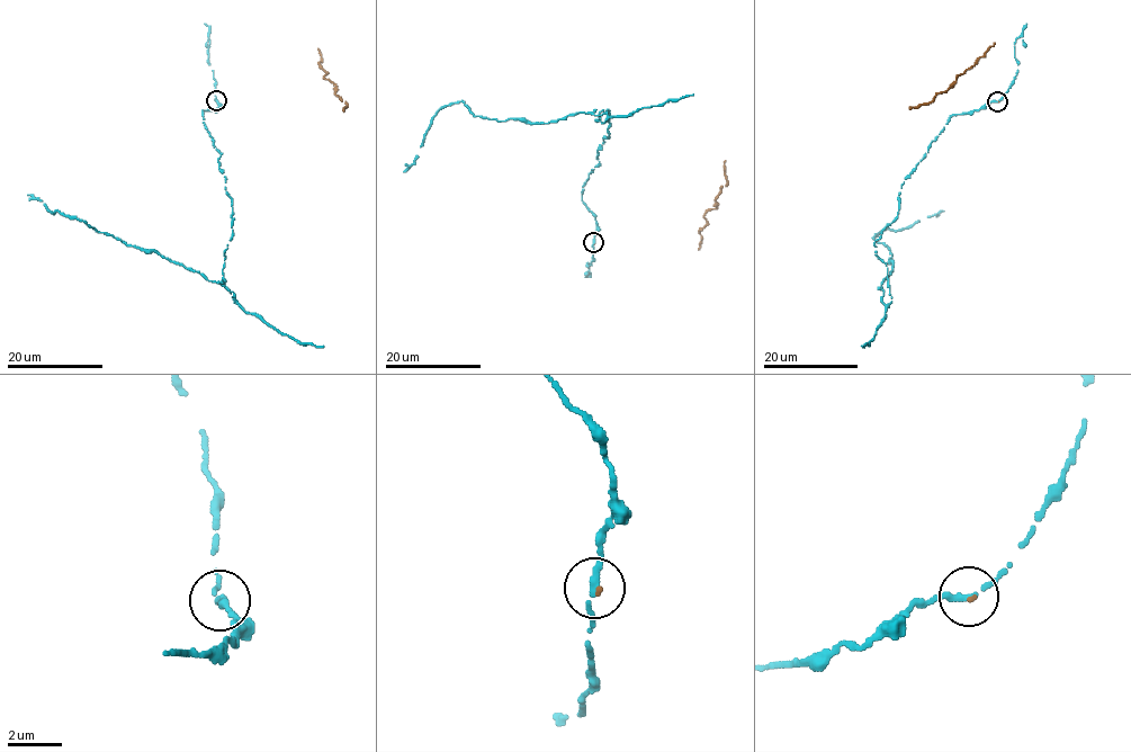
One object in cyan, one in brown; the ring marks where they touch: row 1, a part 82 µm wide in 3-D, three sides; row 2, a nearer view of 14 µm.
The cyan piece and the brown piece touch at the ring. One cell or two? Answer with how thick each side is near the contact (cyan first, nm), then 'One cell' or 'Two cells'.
Thickness 240 nm (cyan) against 110 nm. One cell

